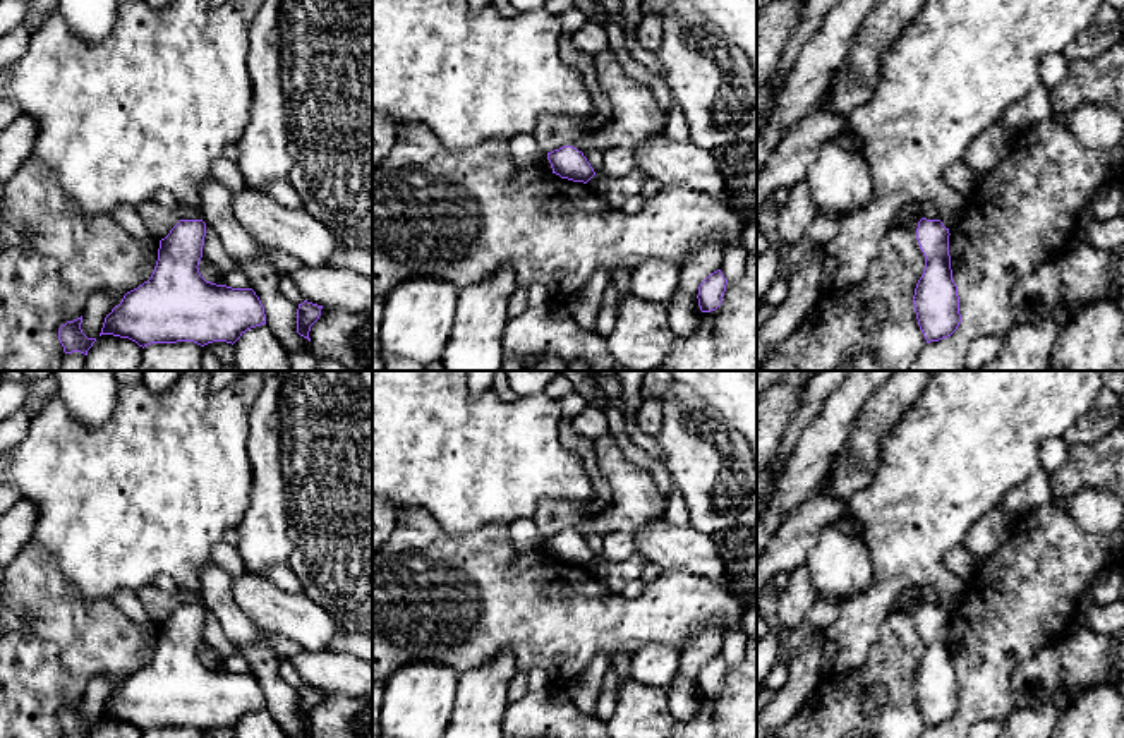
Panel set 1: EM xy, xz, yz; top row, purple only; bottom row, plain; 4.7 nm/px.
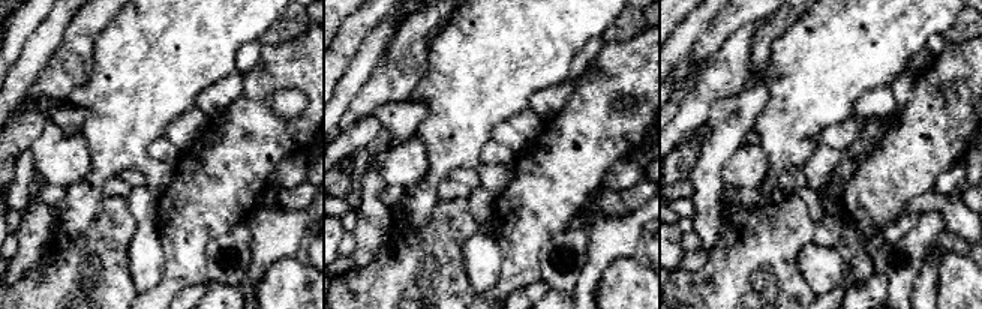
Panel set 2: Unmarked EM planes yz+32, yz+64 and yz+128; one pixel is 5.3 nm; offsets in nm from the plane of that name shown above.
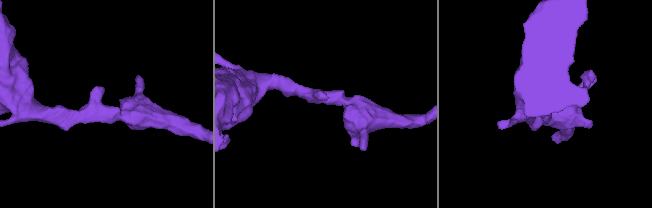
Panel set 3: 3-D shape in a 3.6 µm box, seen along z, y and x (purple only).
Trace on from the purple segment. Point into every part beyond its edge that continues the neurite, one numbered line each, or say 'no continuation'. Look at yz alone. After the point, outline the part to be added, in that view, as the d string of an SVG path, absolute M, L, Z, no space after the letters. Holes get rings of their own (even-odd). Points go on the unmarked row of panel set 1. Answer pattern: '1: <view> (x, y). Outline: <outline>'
no continuation

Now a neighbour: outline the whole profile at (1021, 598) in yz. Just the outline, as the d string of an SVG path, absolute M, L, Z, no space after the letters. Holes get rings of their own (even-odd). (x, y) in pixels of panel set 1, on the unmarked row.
M1052 501L1012 523L1009 539L978 565L975 577L968 582L964 599L949 613L951 654L958 671L961 707L951 721L925 728L920 738L966 738L980 721L1004 721L1014 711L1011 695L1014 669L1057 640L1071 625L1090 584L1107 566L1124 568L1124 515L1114 532L1095 535L1085 532L1067 511Z

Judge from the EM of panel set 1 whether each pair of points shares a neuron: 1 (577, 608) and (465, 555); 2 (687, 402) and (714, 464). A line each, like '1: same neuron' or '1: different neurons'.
1: same neuron
2: same neuron

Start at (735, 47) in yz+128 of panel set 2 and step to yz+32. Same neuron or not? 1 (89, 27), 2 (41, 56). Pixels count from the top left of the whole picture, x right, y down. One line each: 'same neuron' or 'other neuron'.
1: same neuron
2: other neuron

